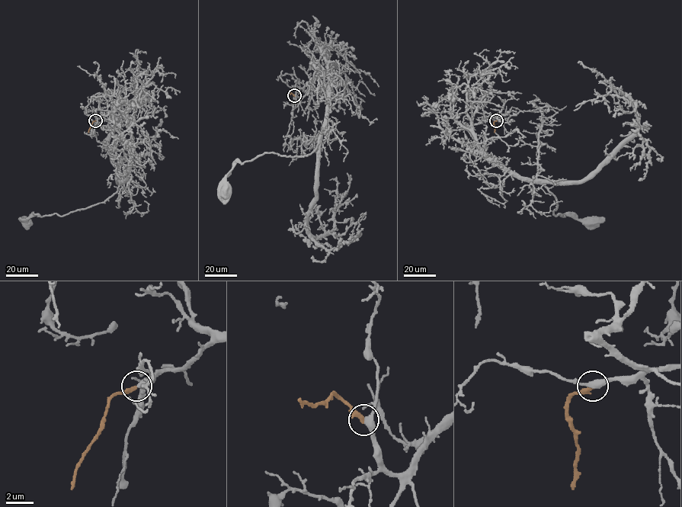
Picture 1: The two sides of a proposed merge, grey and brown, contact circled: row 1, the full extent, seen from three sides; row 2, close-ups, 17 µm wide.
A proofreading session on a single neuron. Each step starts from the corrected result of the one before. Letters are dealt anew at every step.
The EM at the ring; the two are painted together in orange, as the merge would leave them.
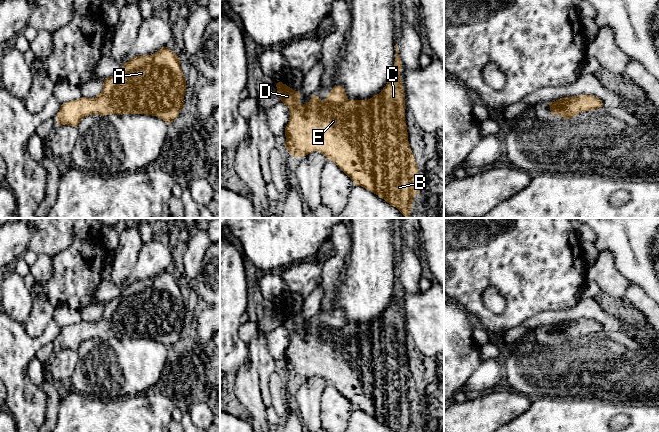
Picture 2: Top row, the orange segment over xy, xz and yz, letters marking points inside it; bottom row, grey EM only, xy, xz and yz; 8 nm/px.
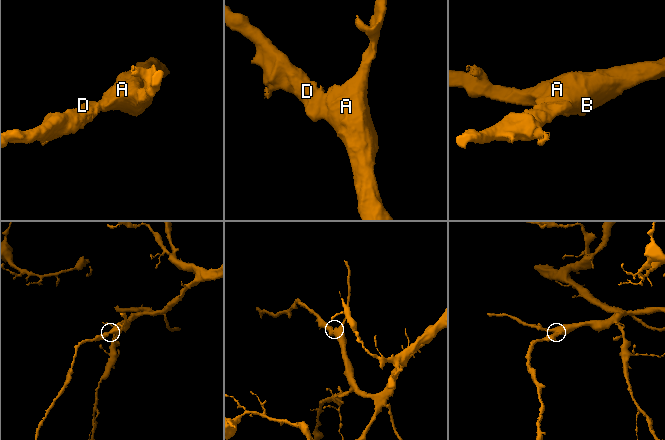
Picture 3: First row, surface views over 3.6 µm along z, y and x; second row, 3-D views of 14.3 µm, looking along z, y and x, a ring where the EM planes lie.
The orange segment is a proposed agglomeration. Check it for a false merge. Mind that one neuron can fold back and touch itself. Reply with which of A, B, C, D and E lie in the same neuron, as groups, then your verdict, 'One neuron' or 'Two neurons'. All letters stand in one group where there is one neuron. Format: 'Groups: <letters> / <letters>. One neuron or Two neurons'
Groups: A B C D E. One neuron

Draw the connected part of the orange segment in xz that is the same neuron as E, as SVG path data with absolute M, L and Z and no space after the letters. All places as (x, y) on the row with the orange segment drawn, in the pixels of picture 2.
M397 44L395 48L391 78L379 94L368 100L350 100L344 87L334 86L324 101L313 95L308 103L302 105L299 91L282 82L278 82L276 87L281 101L289 108L285 148L293 157L319 151L350 177L355 185L378 195L409 218L422 180L408 141L405 93L400 77L402 63Z

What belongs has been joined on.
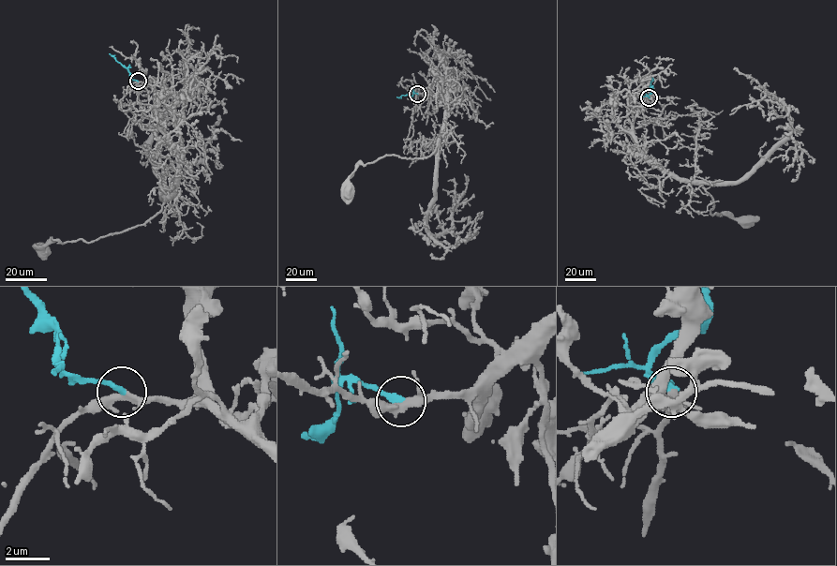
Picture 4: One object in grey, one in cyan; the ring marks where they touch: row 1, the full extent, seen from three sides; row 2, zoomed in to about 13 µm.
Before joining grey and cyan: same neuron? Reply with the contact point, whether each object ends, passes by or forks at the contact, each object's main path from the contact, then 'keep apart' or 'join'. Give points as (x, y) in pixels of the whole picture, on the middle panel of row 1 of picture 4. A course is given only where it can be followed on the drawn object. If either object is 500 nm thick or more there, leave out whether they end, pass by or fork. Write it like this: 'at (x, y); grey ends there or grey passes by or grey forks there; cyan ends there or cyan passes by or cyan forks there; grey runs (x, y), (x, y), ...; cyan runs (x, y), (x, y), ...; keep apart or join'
at (417, 94); grey forks there; cyan ends there; grey runs (418, 94), (440, 78), (449, 81), (447, 113), (435, 150), (422, 158), (390, 155), (360, 161), (349, 190); cyan runs (417, 94), (396, 96); join

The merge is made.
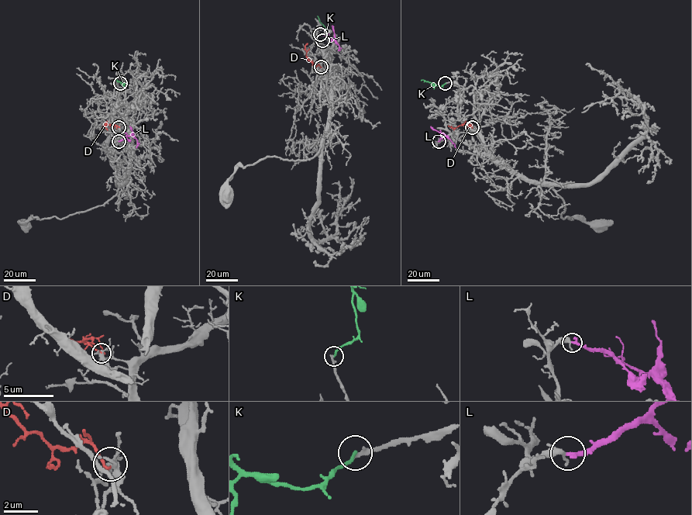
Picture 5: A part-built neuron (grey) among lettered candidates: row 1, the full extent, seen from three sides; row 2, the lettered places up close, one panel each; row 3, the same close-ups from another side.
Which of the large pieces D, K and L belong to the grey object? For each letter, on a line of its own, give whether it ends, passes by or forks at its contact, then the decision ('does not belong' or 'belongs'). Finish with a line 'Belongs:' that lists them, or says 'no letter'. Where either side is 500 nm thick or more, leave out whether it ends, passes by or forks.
D: it ends; does not belong
K: it ends; does not belong
L: it ends; belongs
Belongs: L

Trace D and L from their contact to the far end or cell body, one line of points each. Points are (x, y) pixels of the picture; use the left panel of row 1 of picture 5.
D: (118, 126), (105, 124), (103, 127), (105, 126)
L: (118, 140), (132, 135), (137, 140), (136, 147)

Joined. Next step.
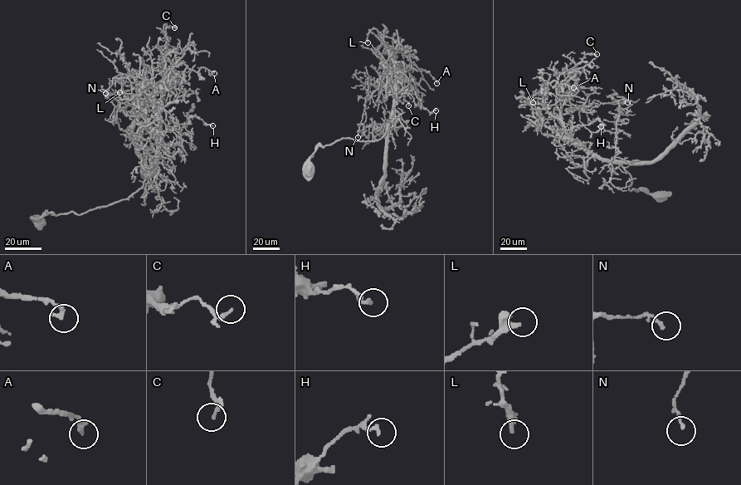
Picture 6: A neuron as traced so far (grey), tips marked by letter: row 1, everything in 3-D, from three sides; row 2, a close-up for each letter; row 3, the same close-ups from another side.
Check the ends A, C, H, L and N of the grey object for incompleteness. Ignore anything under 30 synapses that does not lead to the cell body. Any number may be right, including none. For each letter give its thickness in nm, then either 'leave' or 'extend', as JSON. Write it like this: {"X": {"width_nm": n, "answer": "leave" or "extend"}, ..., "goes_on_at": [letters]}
{"A": {"width_nm": 240, "answer": "leave"}, "C": {"width_nm": 140, "answer": "leave"}, "H": {"width_nm": 180, "answer": "leave"}, "L": {"width_nm": 200, "answer": "leave"}, "N": {"width_nm": 150, "answer": "leave"}, "goes_on_at": []}

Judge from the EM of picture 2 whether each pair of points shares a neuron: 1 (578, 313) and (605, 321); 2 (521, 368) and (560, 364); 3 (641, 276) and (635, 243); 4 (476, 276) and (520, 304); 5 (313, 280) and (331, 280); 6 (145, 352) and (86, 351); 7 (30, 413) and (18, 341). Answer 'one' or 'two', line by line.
1: one
2: one
3: one
4: one
5: two
6: one
7: one

